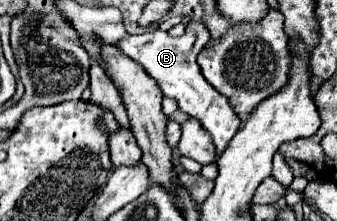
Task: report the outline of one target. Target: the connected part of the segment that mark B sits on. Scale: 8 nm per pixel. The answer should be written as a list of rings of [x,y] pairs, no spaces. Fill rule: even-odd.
[[[189,21],[185,27],[185,33],[181,37],[171,37],[165,31],[149,31],[143,35],[127,35],[119,41],[119,49],[137,61],[161,87],[165,97],[173,97],[179,103],[179,109],[187,115],[195,117],[203,129],[211,135],[213,145],[217,149],[217,157],[223,153],[223,149],[229,145],[231,137],[241,127],[239,115],[231,109],[229,101],[217,93],[207,81],[201,77],[201,69],[197,65],[197,55],[201,49],[211,41],[211,35],[205,29],[205,23],[201,21]]]

